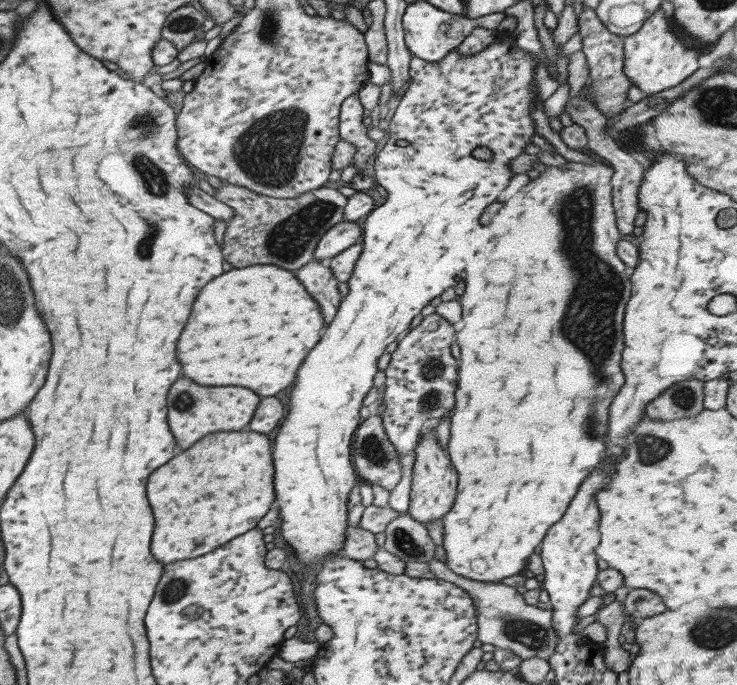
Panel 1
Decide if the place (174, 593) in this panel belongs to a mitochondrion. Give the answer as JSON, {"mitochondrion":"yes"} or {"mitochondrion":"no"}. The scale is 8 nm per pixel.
{"mitochondrion":"yes"}

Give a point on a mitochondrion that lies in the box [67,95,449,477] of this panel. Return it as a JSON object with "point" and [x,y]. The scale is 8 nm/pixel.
{"point":[267,153]}

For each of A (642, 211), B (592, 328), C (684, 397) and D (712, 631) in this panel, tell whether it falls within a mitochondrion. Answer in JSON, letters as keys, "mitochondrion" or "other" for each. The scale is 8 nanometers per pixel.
{"A":"other","B":"mitochondrion","C":"mitochondrion","D":"mitochondrion"}

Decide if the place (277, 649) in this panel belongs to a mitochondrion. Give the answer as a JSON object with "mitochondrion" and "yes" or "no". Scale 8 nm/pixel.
{"mitochondrion":"no"}

